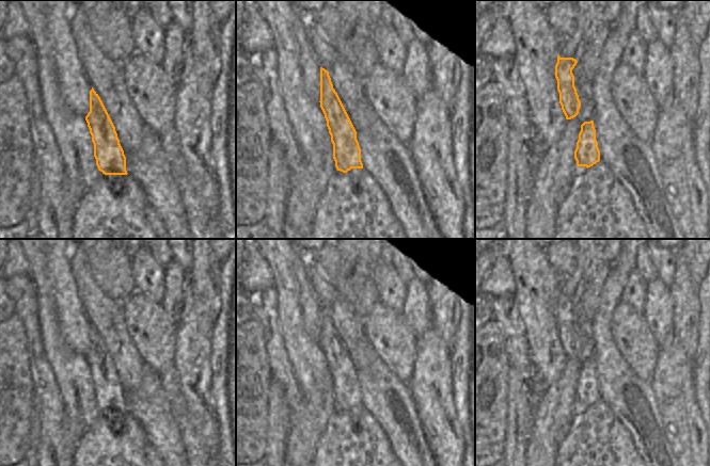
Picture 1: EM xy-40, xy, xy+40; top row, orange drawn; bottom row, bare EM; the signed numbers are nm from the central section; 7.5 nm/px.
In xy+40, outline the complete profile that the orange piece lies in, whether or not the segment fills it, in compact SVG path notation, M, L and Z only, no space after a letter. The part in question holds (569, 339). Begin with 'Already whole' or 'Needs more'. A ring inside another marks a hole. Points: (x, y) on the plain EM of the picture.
Already whole. M557 294L555 304L555 317L557 319L557 330L559 332L559 342L566 355L571 358L579 353L581 340L574 325L574 315L572 308L578 300L573 296L561 296Z

